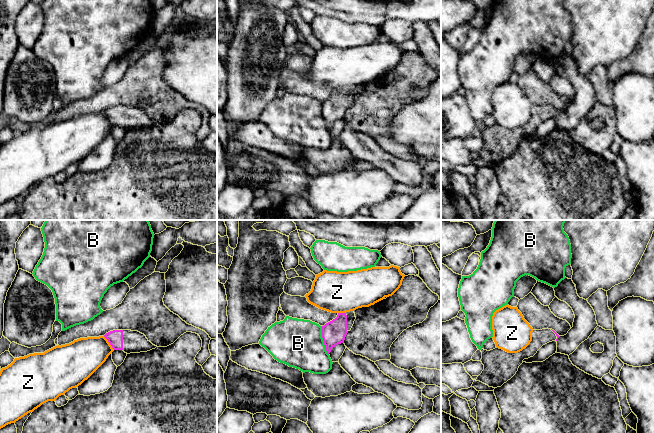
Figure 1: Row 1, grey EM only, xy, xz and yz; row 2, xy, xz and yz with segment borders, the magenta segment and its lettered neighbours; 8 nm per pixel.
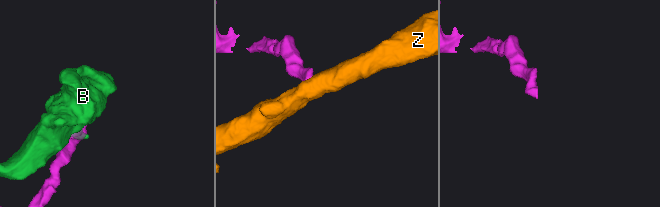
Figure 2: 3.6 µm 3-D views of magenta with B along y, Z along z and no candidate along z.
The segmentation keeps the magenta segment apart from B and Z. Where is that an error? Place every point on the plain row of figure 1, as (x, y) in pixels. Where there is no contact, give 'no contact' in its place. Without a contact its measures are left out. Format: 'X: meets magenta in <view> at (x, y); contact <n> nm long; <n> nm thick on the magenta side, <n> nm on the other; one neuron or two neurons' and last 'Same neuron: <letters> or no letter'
B: meets magenta in xz at (323, 116); contact 240 nm long; 190 nm thick on the magenta side, 400 nm on the other; two neurons
Z: meets magenta in xy at (109, 118); contact 140 nm long; 120 nm thick on the magenta side, 300 nm on the other; two neurons
Same neuron: no letter

